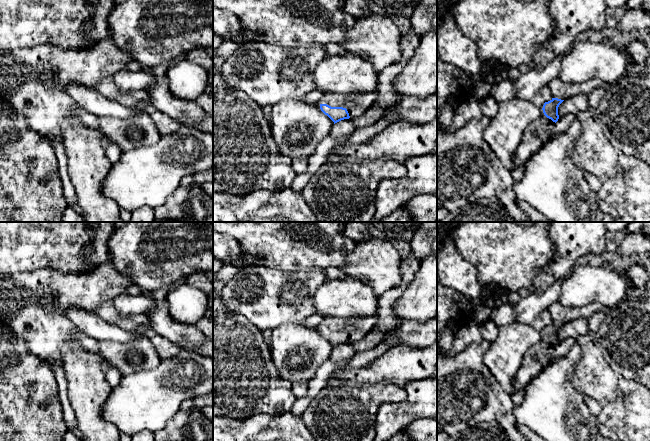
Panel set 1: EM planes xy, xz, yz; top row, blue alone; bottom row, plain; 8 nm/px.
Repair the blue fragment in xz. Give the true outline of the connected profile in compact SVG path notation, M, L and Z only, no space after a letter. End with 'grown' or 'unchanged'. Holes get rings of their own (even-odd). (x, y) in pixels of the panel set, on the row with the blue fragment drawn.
M377 91L363 94L329 94L320 100L320 109L334 124L349 118L356 118L365 113L377 98Z; grown

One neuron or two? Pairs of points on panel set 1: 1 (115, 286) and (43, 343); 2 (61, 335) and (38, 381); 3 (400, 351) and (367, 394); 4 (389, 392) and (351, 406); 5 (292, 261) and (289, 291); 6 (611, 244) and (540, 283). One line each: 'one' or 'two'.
1: one
2: two
3: two
4: one
5: two
6: two

